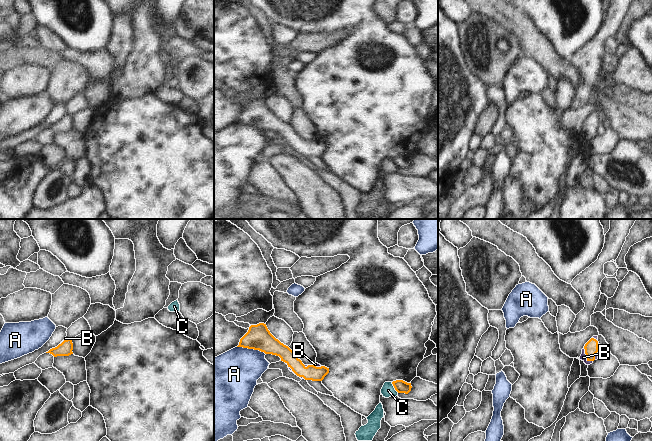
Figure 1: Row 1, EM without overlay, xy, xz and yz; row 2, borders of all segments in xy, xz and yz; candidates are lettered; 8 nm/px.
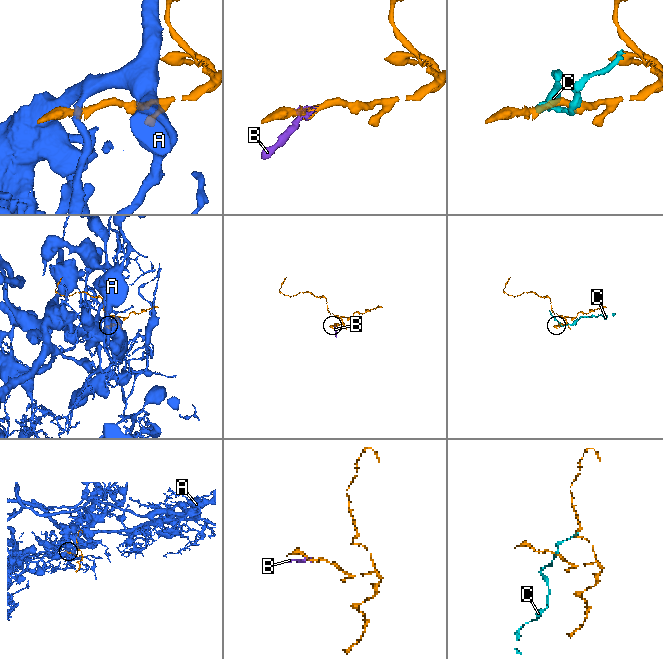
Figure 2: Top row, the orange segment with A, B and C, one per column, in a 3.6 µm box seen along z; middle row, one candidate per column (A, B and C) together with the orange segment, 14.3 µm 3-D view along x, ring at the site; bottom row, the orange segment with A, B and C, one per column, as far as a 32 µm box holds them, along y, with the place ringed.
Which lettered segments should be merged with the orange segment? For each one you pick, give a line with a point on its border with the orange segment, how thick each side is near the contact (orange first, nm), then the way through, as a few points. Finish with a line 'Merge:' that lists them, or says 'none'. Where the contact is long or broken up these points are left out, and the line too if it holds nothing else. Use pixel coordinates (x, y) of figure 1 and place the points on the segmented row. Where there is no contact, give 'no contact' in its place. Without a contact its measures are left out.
B: contact yz (586, 355); calibres 110 and 60 nm
Merge: B

